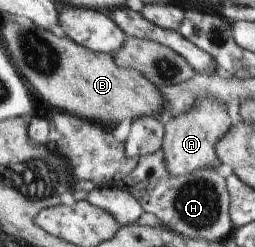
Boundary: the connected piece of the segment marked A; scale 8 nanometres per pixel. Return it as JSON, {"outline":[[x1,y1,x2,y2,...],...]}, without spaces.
{"outline":[[207,97,199,99,197,104,186,113,178,115,164,114,160,118,163,124,161,152,165,162,165,170,169,176,181,171,192,173,205,167,218,167,219,161,215,154,216,144,231,126,226,105]]}

